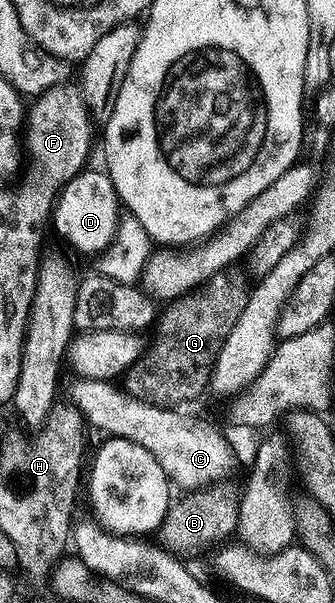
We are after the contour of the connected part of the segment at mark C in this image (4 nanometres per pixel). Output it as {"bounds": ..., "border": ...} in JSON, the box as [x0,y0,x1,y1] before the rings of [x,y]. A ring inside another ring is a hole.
{"bounds":[71,380,236,490],"border":[[[106,380],[75,381],[72,388],[71,403],[83,413],[85,421],[117,440],[129,440],[142,450],[150,450],[168,475],[169,481],[180,490],[199,490],[219,485],[232,472],[236,456],[228,445],[228,440],[212,424],[204,420],[195,420],[192,416],[183,416],[183,411],[168,406],[148,404],[131,396],[123,387]]]}

